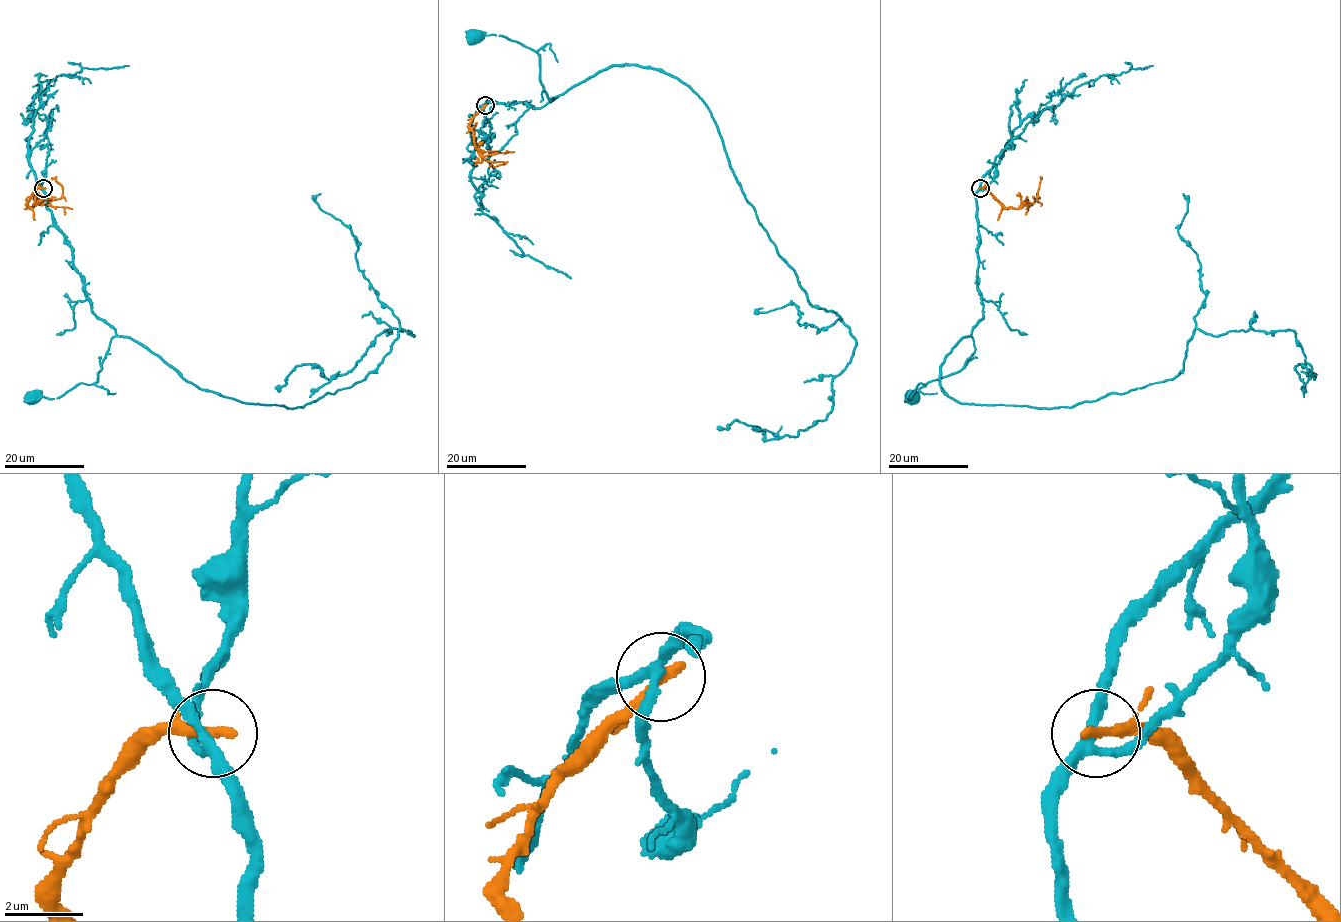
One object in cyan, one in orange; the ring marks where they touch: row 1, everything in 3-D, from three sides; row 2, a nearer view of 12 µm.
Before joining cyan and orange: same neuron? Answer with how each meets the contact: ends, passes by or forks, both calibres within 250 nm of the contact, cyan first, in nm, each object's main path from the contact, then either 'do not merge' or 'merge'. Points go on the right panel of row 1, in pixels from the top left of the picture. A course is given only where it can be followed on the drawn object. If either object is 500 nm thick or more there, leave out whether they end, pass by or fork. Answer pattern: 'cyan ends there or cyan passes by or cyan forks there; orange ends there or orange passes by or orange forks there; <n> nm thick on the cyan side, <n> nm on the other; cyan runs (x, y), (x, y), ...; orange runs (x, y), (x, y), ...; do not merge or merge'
cyan forks there; orange ends there; 240 nm thick on the cyan side, 300 nm on the other; cyan runs (980, 188), (976, 207), (983, 317), (972, 330), (975, 350), (956, 372), (921, 383), (913, 397); orange runs (980, 188), (985, 188), (1005, 207), (1018, 208), (1037, 200), (1042, 178); do not merge

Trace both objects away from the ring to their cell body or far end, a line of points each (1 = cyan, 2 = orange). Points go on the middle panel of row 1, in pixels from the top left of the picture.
1: (484, 105), (513, 102), (540, 108), (558, 96), (551, 100), (545, 92), (535, 51), (499, 35), (474, 38)
2: (485, 105), (469, 125), (474, 147), (481, 157), (504, 163), (493, 167)

